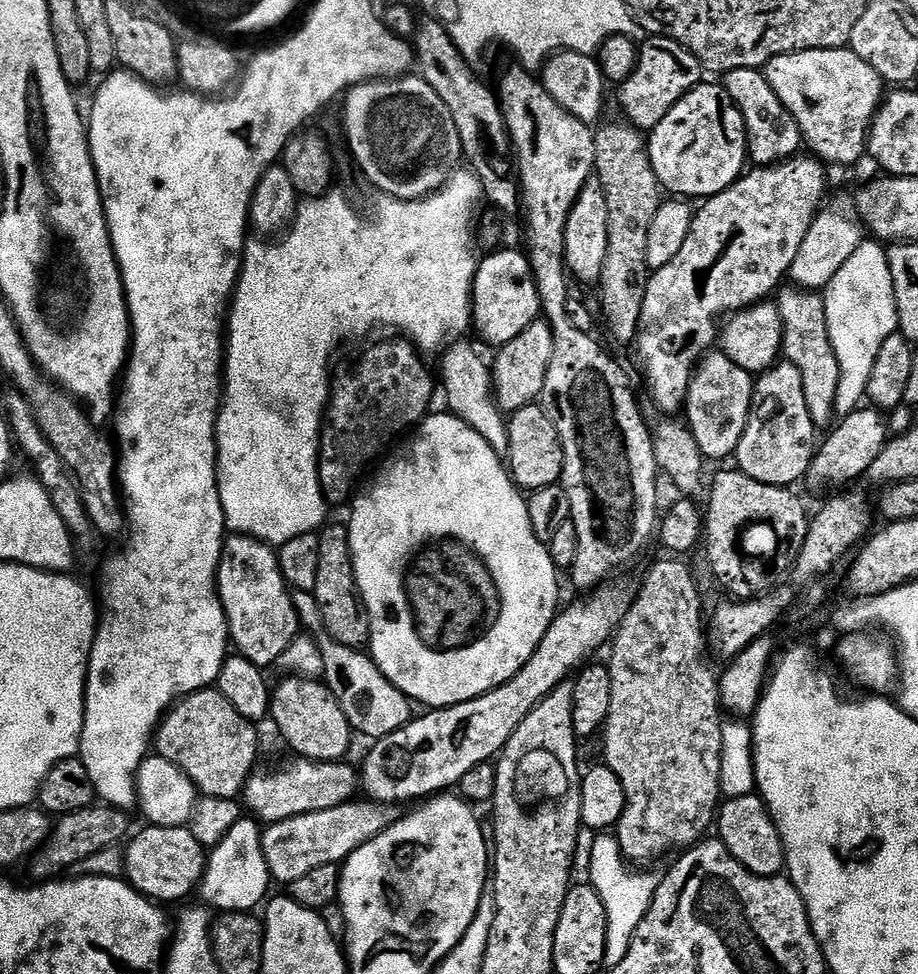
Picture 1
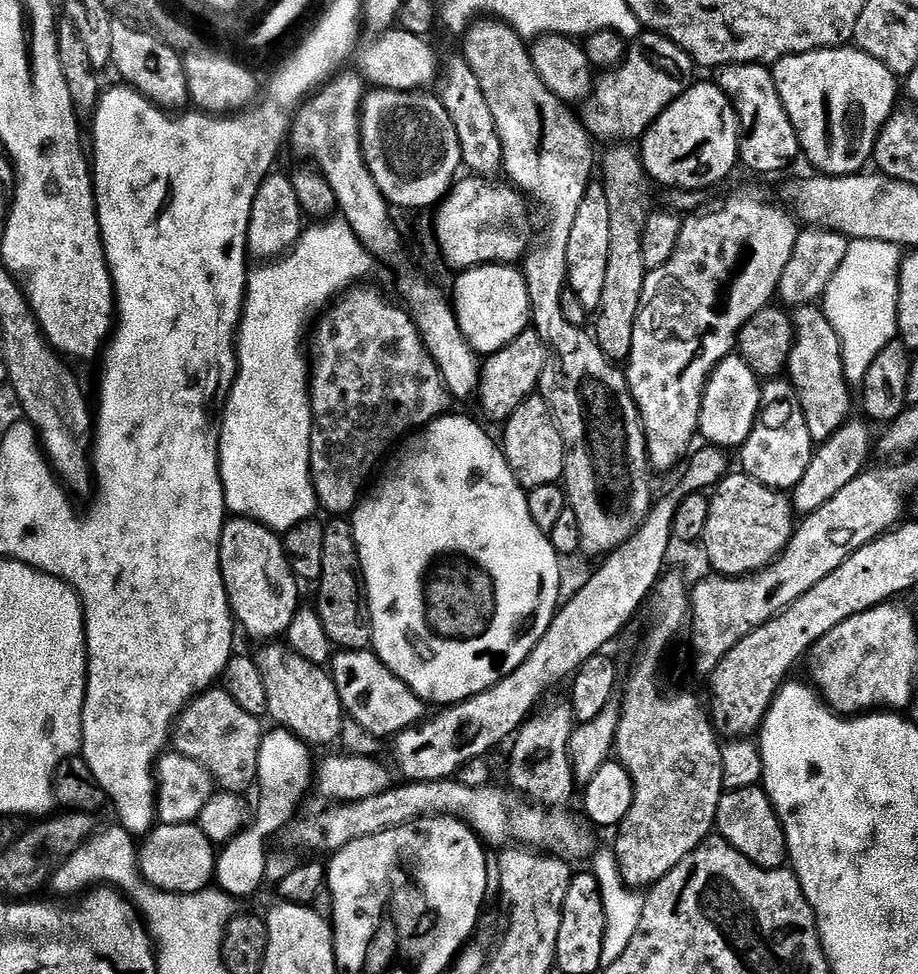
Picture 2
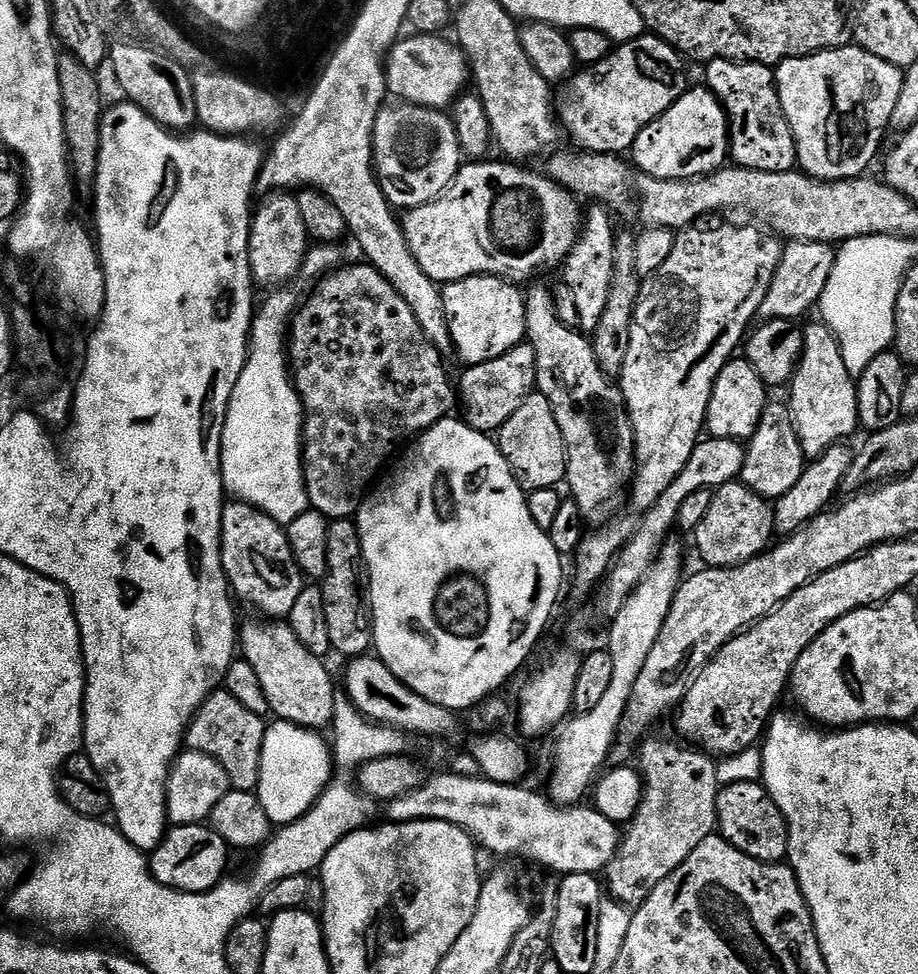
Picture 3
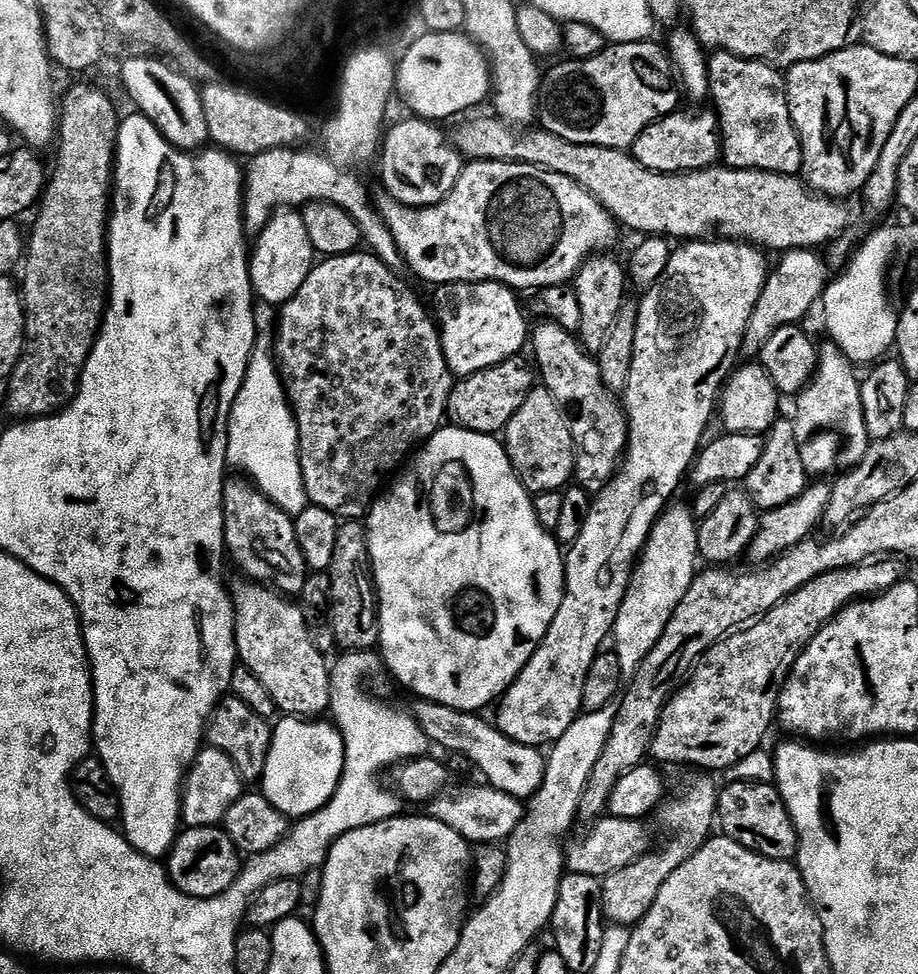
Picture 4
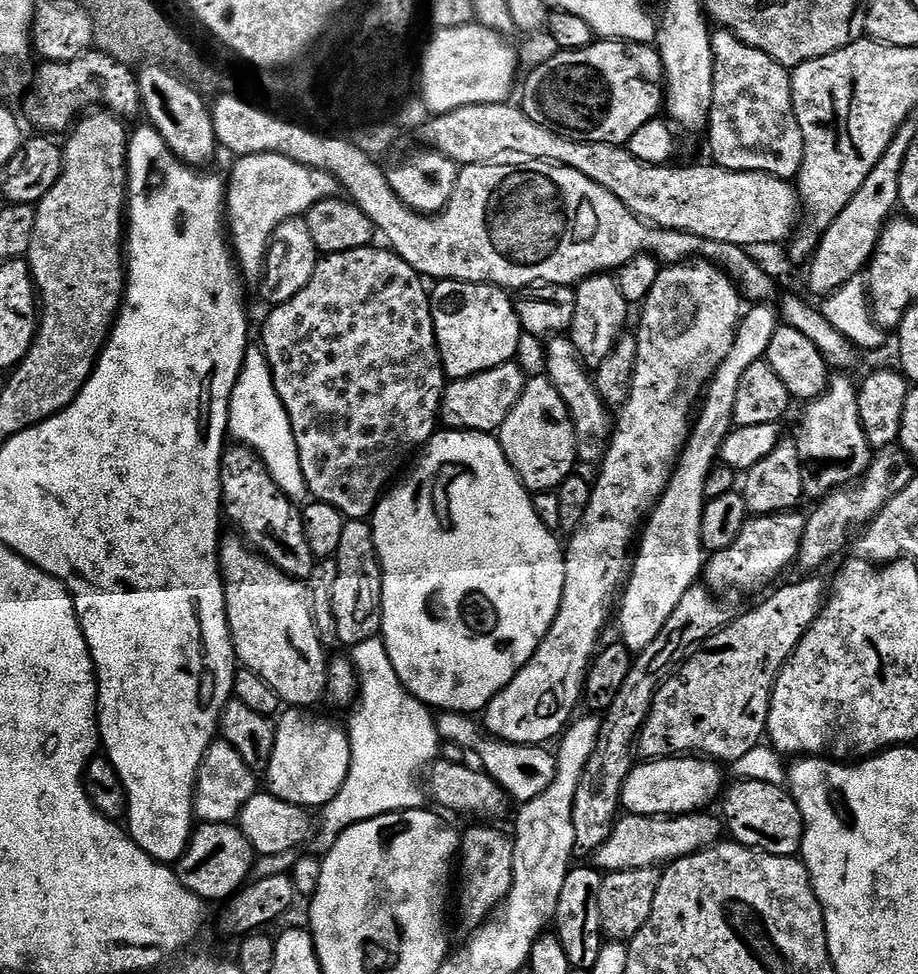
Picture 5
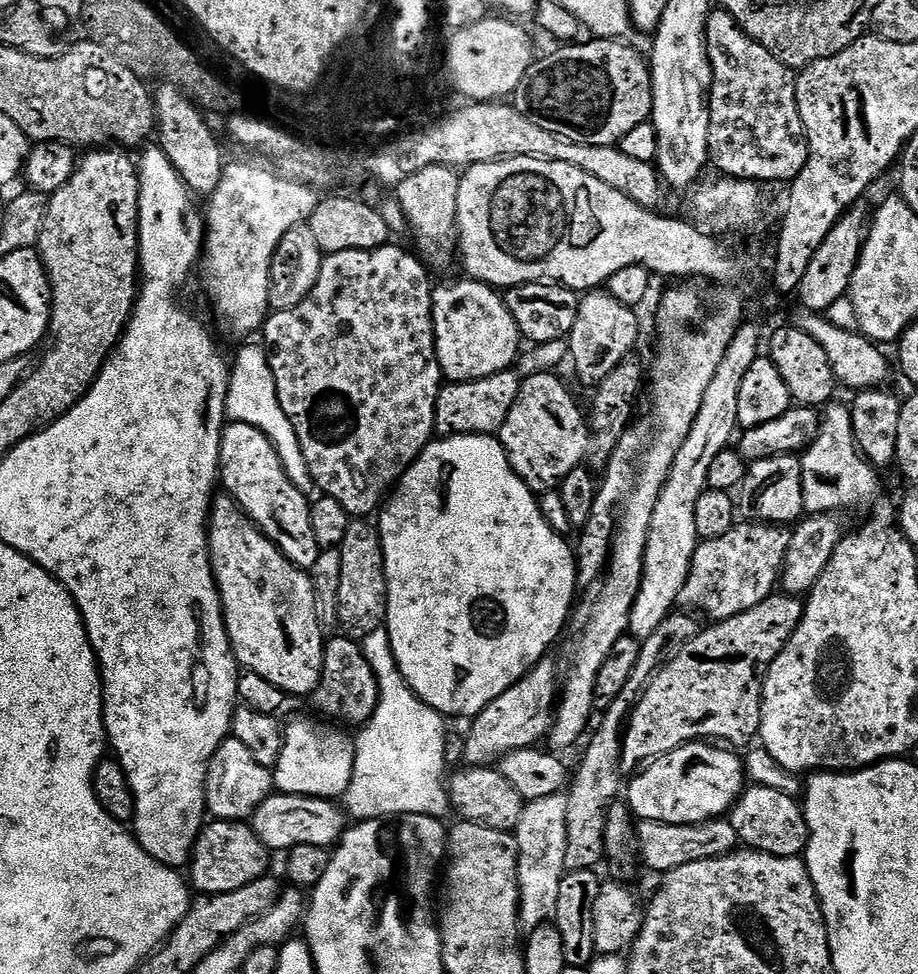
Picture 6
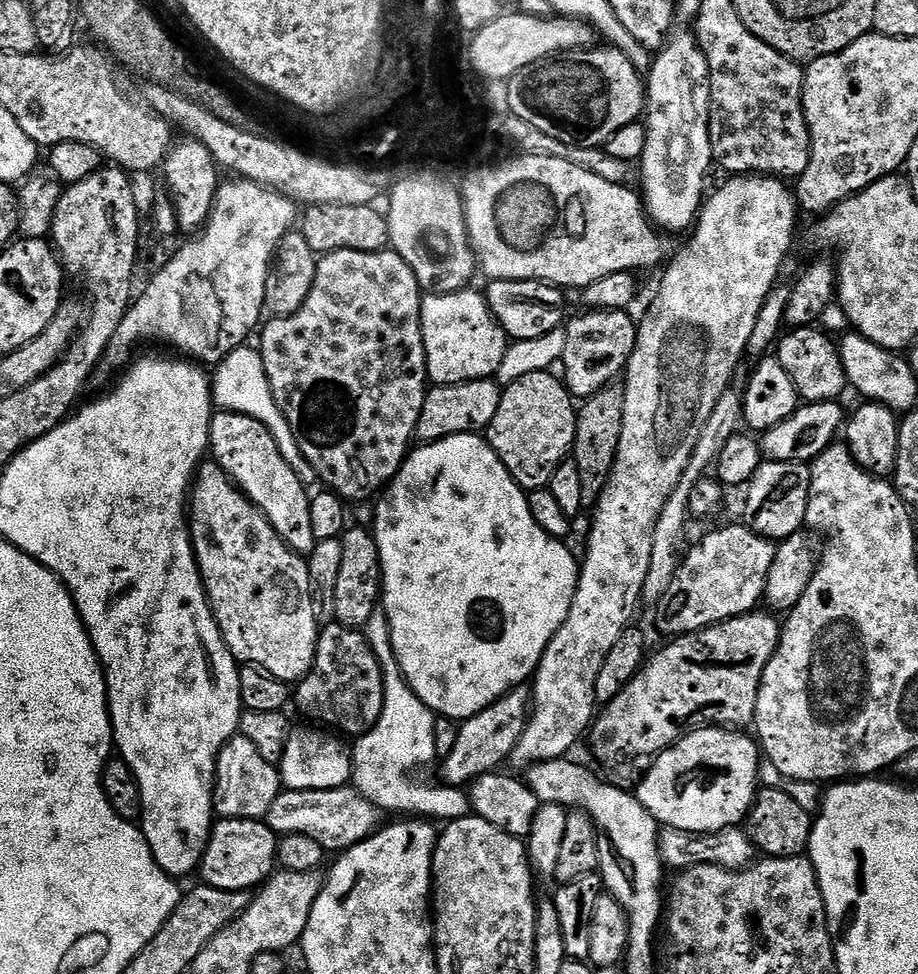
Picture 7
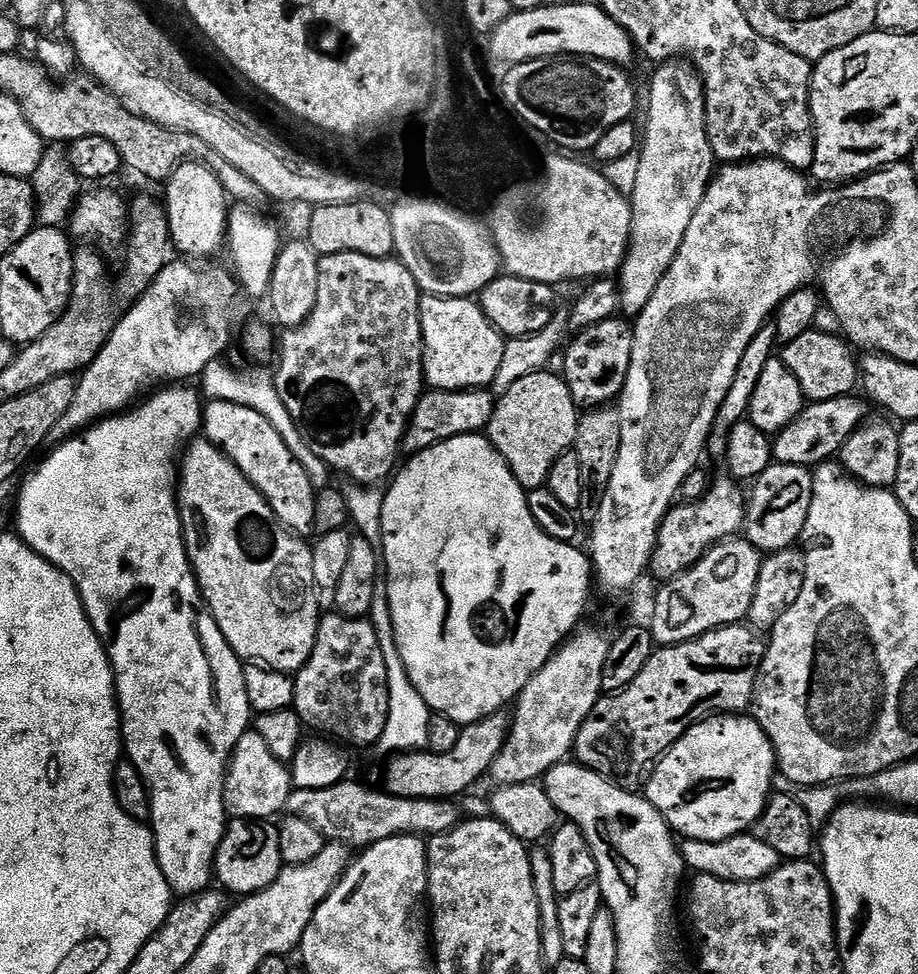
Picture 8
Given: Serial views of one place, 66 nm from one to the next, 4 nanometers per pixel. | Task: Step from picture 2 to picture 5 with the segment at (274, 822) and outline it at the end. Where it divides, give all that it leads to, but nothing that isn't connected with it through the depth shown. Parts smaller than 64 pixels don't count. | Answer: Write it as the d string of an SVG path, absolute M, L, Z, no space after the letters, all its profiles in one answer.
M287 709L277 721L274 754L268 764L268 790L279 800L307 808L322 808L341 789L350 766L350 744L343 727L304 718L301 709Z

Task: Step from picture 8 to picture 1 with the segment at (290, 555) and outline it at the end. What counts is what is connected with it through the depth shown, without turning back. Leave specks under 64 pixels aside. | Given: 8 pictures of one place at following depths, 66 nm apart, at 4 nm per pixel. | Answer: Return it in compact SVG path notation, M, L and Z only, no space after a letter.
M288 674L280 685L275 685L270 709L271 723L276 723L280 736L293 748L297 757L306 760L343 761L352 744L354 730L348 725L338 698L334 698L327 684L316 678Z

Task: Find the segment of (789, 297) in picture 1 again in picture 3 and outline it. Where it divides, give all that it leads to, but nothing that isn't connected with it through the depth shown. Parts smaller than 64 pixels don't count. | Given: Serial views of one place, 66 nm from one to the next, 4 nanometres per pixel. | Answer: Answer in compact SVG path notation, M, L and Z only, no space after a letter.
M827 323L803 325L804 349L796 372L790 381L792 397L786 400L792 410L792 421L796 424L798 440L809 461L820 459L830 446L847 441L852 431L857 431L858 414L857 381L853 369L846 366L844 349L836 341L836 334Z

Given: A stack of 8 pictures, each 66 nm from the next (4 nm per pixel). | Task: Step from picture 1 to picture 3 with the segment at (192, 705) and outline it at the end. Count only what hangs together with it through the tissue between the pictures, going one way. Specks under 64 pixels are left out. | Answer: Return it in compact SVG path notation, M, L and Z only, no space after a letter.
M217 690L196 711L196 717L188 725L186 744L191 751L210 754L210 758L222 762L222 770L226 770L229 785L235 791L255 792L259 786L265 729L265 717L246 710L234 694Z

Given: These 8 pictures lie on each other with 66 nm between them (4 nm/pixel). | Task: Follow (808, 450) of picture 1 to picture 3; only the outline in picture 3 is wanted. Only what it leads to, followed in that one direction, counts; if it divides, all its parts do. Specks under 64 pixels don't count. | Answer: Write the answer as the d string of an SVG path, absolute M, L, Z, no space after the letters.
M769 403L765 408L760 425L751 440L747 441L745 462L739 479L750 490L763 496L769 502L775 502L797 485L806 467L806 457L802 442L798 440L796 424L792 421L792 410L787 403Z

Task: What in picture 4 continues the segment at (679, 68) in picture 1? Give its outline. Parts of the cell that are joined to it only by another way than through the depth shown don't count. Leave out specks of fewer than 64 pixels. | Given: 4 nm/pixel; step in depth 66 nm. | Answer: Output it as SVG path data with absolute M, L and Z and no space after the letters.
M651 39L612 42L594 58L573 60L564 58L561 64L543 73L538 97L538 124L543 131L558 134L566 142L606 146L607 148L631 149L632 143L656 120L677 111L676 104L682 100L678 87L678 73L672 57L663 47L652 44Z

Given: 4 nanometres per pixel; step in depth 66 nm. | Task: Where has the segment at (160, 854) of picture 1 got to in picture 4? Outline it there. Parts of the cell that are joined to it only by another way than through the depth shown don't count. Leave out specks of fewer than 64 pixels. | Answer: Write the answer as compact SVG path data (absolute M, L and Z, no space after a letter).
M185 827L183 831L177 835L176 840L172 844L172 851L166 857L166 871L172 885L178 890L182 890L188 896L194 898L202 898L209 900L215 896L222 895L229 886L236 881L236 877L242 871L241 853L238 851L236 844L229 838L223 827L214 828L190 828Z

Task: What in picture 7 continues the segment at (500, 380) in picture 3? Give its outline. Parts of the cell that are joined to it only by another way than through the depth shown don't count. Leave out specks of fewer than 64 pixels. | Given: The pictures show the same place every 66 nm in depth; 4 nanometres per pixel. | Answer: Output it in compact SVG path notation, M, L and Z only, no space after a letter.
M492 378L429 387L426 402L422 406L422 418L418 418L416 440L433 444L436 440L467 432L483 433L490 426L490 422L494 422L494 414L498 414L501 391L500 384Z

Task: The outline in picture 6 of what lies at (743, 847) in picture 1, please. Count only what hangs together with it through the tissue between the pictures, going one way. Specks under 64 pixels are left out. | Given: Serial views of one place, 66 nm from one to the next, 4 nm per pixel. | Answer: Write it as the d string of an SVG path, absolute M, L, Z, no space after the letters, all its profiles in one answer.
M770 786L745 787L730 809L736 839L745 849L771 856L800 856L808 846L808 823L801 801Z

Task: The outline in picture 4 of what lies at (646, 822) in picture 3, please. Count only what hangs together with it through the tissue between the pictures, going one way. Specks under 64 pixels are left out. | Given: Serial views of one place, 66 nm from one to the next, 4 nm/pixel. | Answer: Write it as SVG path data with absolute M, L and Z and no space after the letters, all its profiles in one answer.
M707 775L697 776L700 777L690 781L677 796L669 795L655 813L654 819L668 831L668 845L658 849L657 852L649 850L644 856L639 856L634 862L630 862L628 866L622 866L620 870L614 870L614 874L603 877L600 885L602 890L600 906L604 910L605 917L613 925L635 926L642 918L646 918L650 906L654 906L654 898L658 898L658 890L662 890L662 882L666 882L666 878L670 878L670 874L674 874L674 870L678 870L678 866L682 866L682 862L686 862L713 835L714 825L718 820L718 784L707 780L707 778L712 779Z

